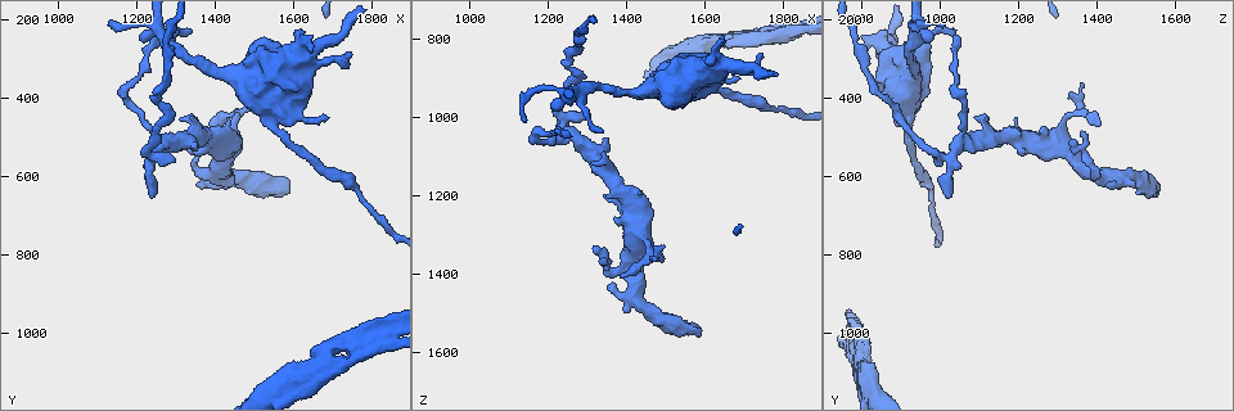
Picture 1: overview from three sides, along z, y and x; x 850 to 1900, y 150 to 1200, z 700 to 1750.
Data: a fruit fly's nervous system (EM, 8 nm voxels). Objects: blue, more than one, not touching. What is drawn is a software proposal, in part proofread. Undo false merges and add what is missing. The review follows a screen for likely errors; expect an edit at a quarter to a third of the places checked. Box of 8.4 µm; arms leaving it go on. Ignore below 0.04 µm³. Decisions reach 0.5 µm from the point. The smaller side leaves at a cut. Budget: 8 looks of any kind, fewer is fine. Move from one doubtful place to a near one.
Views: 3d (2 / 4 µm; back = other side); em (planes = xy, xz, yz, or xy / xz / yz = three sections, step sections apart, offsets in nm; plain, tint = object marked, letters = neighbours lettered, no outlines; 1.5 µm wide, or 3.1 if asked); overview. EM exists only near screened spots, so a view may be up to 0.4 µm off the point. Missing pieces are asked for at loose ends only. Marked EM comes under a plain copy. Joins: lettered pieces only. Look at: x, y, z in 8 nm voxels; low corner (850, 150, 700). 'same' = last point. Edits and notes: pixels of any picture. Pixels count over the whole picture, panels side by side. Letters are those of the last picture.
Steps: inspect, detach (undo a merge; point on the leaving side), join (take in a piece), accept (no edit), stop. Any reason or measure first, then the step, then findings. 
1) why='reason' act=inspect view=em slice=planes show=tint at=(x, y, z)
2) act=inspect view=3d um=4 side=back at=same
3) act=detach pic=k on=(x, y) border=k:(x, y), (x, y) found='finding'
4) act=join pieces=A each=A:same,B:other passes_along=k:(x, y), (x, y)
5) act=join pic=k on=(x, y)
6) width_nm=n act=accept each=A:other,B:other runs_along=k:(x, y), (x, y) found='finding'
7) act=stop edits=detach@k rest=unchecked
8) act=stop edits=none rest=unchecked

why='branch stops here' act=inspect view=3d um=2 at=(1585, 620, 1560)

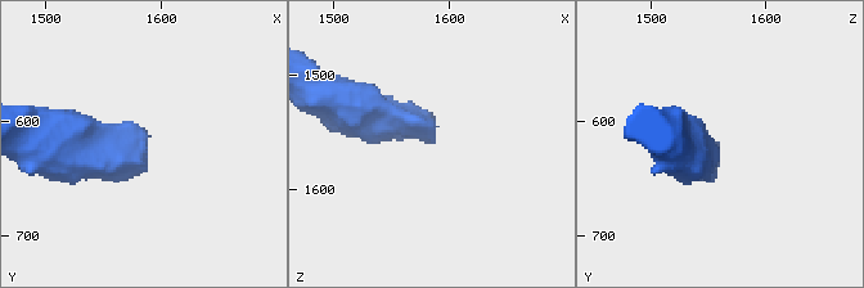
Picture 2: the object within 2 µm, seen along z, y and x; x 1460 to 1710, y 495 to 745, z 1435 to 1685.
why='need the tissue' act=inspect view=em slice=planes show=letters at=(1586, 622, 1554)

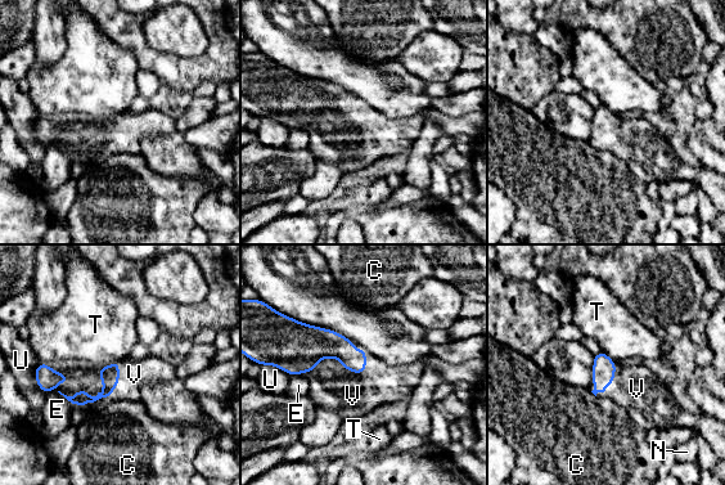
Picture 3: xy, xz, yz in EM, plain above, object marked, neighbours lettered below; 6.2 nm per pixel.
longest_contact=V:380nm act=join pieces=V each=C:other,E:other,N:other,T:other,U:other,V:same found='the neuron continues'

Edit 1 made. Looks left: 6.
why='thin end' act=inspect view=3d um=2 side=back at=(1320, 520, 1330)

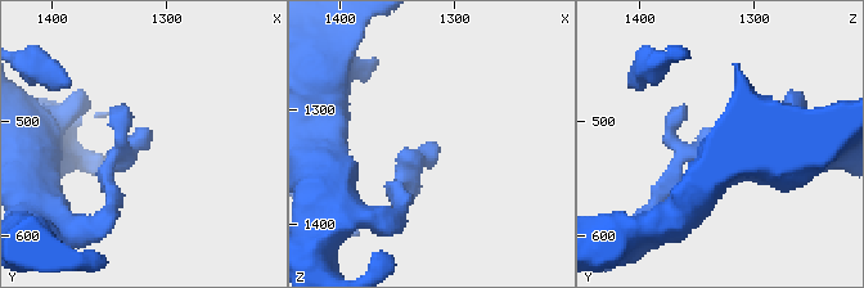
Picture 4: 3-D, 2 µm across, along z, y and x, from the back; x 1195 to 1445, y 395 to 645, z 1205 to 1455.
why='shape alone is not enough' act=inspect view=em slice=yz step=8 show=tint at=(1320, 520, 1328)

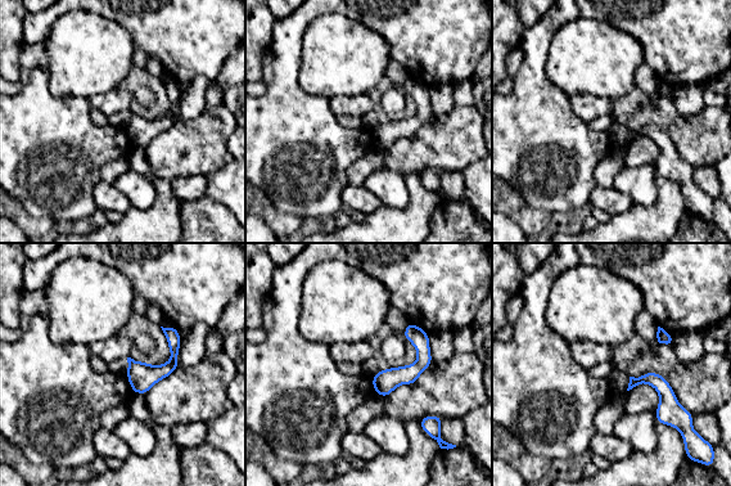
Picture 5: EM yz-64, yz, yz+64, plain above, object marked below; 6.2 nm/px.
why='what lies round it' act=inspect view=em slice=yz step=8 show=letters at=same

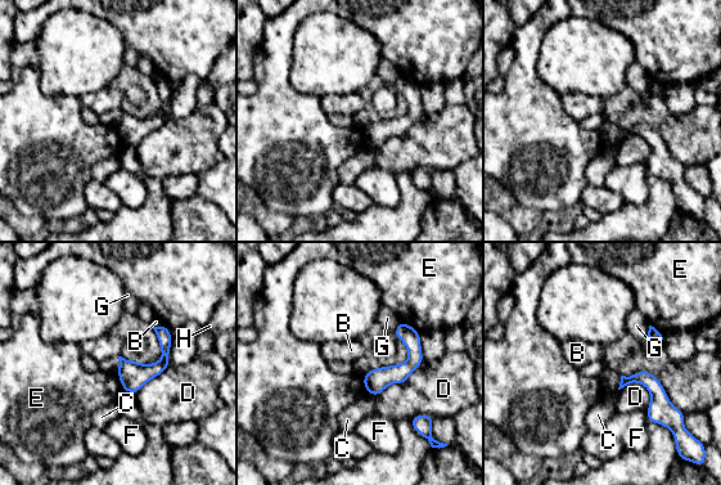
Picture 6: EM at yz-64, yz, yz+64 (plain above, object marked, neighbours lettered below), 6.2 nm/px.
act=accept each=B:other,C:other,D:other,E:other,F:other,G:other,H:other runs_along=6:(417, 336), (414, 359), (370, 390) found='none of them fits'

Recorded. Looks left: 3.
act=stop edits=join@3 rest=unchecked

